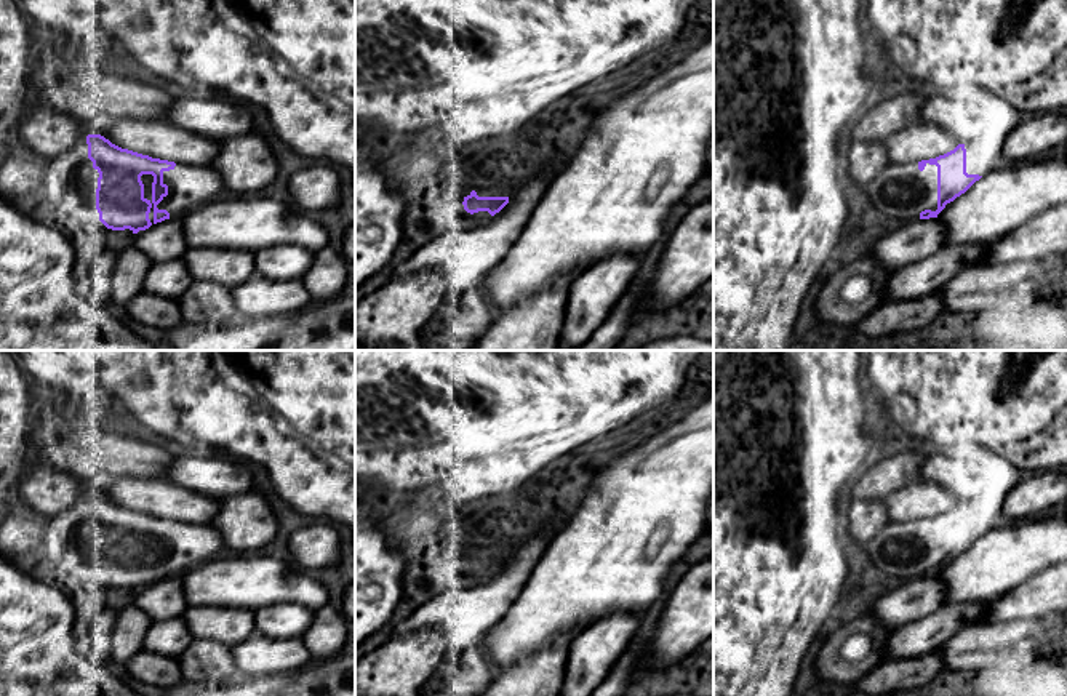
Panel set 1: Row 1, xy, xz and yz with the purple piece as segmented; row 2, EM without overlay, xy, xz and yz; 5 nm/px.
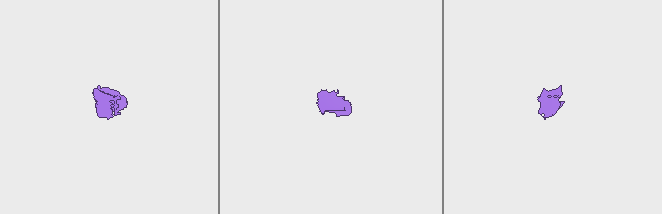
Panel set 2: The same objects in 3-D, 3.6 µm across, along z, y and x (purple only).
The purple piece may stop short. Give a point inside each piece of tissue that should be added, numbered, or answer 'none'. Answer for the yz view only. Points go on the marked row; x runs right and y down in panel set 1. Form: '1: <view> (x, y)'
1: yz (907, 244)

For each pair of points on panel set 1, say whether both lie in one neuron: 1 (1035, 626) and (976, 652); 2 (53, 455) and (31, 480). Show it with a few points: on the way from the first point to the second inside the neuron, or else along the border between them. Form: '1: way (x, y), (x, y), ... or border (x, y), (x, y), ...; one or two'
1: way (1021, 632), (991, 644); one
2: border (48, 464), (83, 480); two

